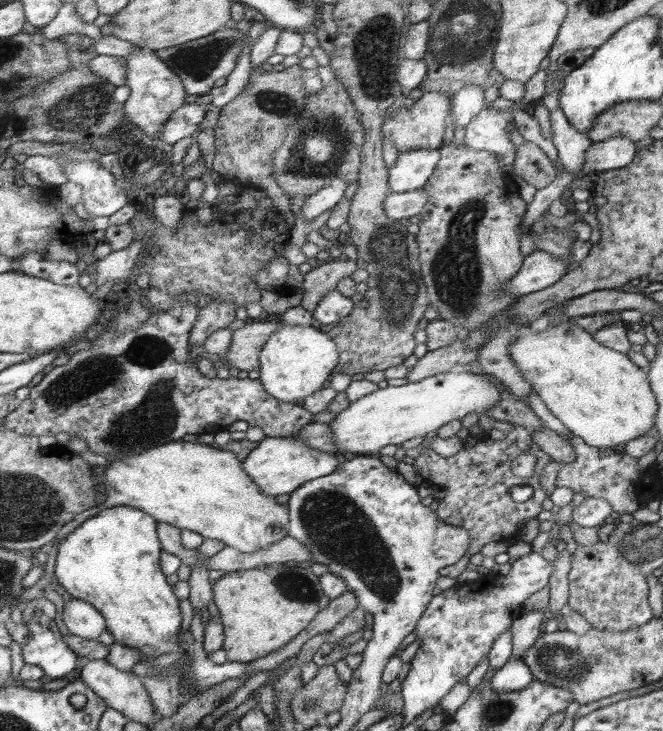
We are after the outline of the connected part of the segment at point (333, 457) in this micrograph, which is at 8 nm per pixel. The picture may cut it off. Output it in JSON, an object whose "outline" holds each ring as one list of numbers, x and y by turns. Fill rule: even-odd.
{"outline":[[266,437,243,459,243,466,247,474,251,475,251,478,263,488,264,494,275,497,292,494,306,482,328,476,340,466,342,459,337,454,310,448,302,440,294,440,292,437]]}

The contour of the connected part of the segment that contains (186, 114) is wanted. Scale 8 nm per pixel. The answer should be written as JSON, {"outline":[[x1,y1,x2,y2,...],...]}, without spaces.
{"outline":[[195,103,180,106,180,109,171,115,171,120,164,124,163,132,160,133,158,140,174,145,182,138,194,137,205,118,205,112,205,106,198,106]]}

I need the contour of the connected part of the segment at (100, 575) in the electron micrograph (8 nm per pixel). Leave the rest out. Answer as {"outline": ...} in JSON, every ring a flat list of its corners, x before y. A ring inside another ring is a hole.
{"outline":[[118,506,103,508,99,514,82,522,78,528,72,530,58,544,56,550,56,578,72,598,84,599,92,603,107,621,107,630,114,636,115,642,129,648,141,651,141,661,152,661,148,675,154,677,168,673,168,669,180,666,181,693,188,699,200,695,200,690,190,686,188,673,191,672,191,656,188,651,178,645,178,633,182,627,182,612,179,608,179,599,174,595,173,586,166,582,165,572,162,570,162,540,158,534,158,520,147,511,137,510,135,507]]}

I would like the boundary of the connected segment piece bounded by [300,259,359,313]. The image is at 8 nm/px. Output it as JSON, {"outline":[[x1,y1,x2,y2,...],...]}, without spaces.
{"outline":[[330,260,304,274,303,298,300,305,312,313,324,295,337,288,340,279,351,276,358,270,356,261]]}

